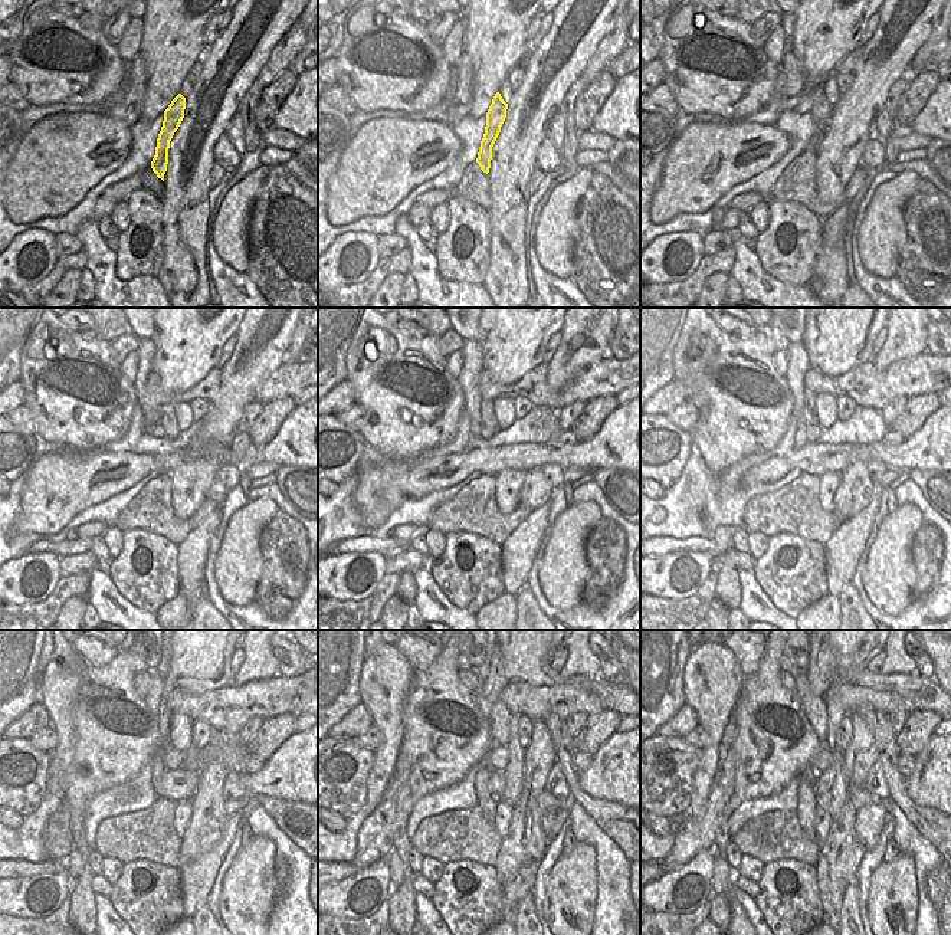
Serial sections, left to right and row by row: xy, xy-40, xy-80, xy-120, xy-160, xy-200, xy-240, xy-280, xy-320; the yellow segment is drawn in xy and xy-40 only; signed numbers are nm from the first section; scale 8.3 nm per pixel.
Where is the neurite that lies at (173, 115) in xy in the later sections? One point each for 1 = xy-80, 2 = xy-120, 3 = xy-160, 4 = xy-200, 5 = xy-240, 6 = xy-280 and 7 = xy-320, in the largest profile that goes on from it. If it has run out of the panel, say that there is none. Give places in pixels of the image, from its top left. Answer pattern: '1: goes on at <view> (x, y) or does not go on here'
1: goes on at xy-80 (820, 110)
2: goes on at xy-120 (169, 422)
3: goes on at xy-160 (488, 417)
4: goes on at xy-200 (809, 414)
5: goes on at xy-240 (164, 712)
6: goes on at xy-280 (491, 672)
7: goes on at xy-320 (822, 671)

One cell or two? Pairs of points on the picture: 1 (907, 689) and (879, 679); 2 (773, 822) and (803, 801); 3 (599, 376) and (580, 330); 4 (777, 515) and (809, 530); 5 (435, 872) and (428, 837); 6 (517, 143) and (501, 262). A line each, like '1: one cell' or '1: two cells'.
1: one cell
2: two cells
3: two cells
4: one cell
5: two cells
6: one cell

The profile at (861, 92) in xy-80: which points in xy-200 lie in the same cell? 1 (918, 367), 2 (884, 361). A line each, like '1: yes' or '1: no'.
1: no
2: yes

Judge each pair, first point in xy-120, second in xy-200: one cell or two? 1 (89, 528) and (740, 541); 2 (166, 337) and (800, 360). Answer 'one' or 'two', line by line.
1: two
2: two

